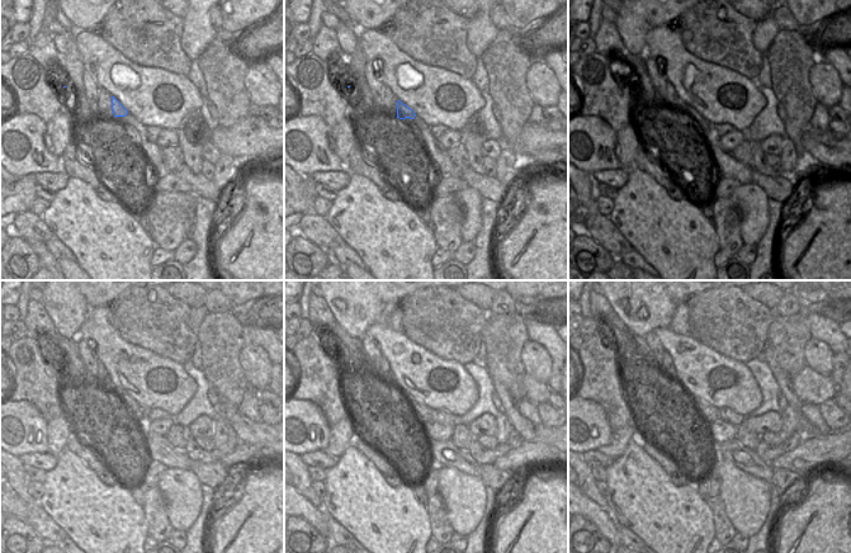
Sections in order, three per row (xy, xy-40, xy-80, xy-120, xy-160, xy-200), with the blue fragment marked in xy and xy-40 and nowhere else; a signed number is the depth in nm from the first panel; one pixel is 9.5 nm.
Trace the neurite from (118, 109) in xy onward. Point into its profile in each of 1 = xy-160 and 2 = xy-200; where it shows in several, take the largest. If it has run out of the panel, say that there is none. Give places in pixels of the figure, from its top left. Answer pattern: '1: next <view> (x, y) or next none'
1: next xy-160 (425, 414)
2: next xy-200 (708, 412)

